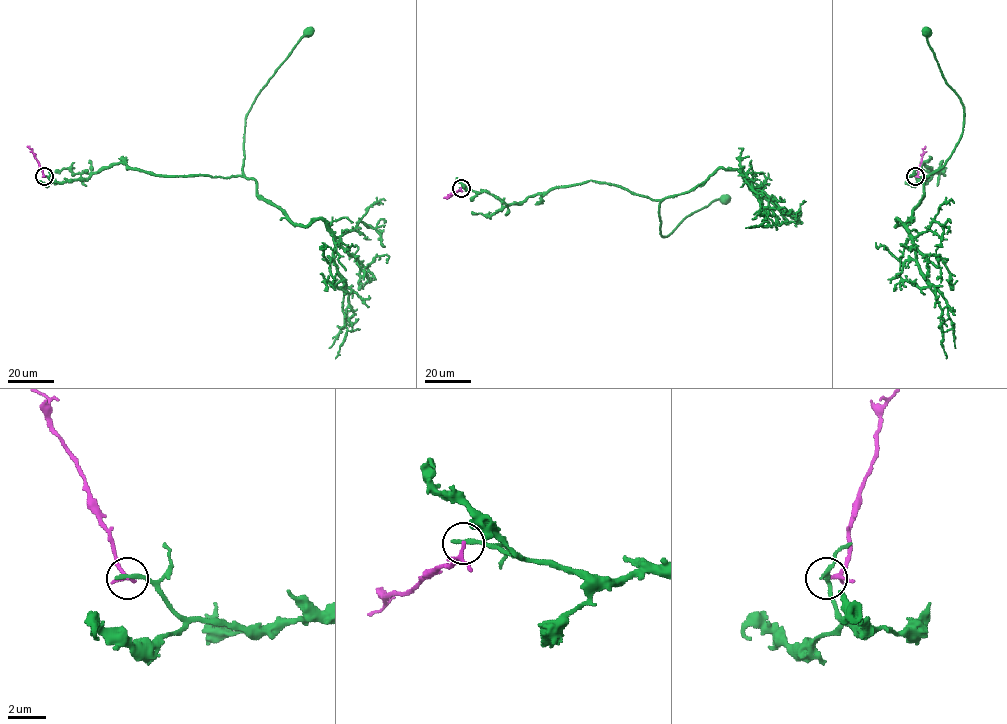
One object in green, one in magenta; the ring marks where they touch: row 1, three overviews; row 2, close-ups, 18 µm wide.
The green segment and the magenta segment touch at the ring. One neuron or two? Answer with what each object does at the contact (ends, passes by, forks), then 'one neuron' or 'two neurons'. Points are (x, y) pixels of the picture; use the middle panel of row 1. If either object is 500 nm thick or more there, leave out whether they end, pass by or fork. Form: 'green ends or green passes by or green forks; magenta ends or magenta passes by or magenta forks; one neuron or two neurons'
green ends; magenta forks; two neurons

